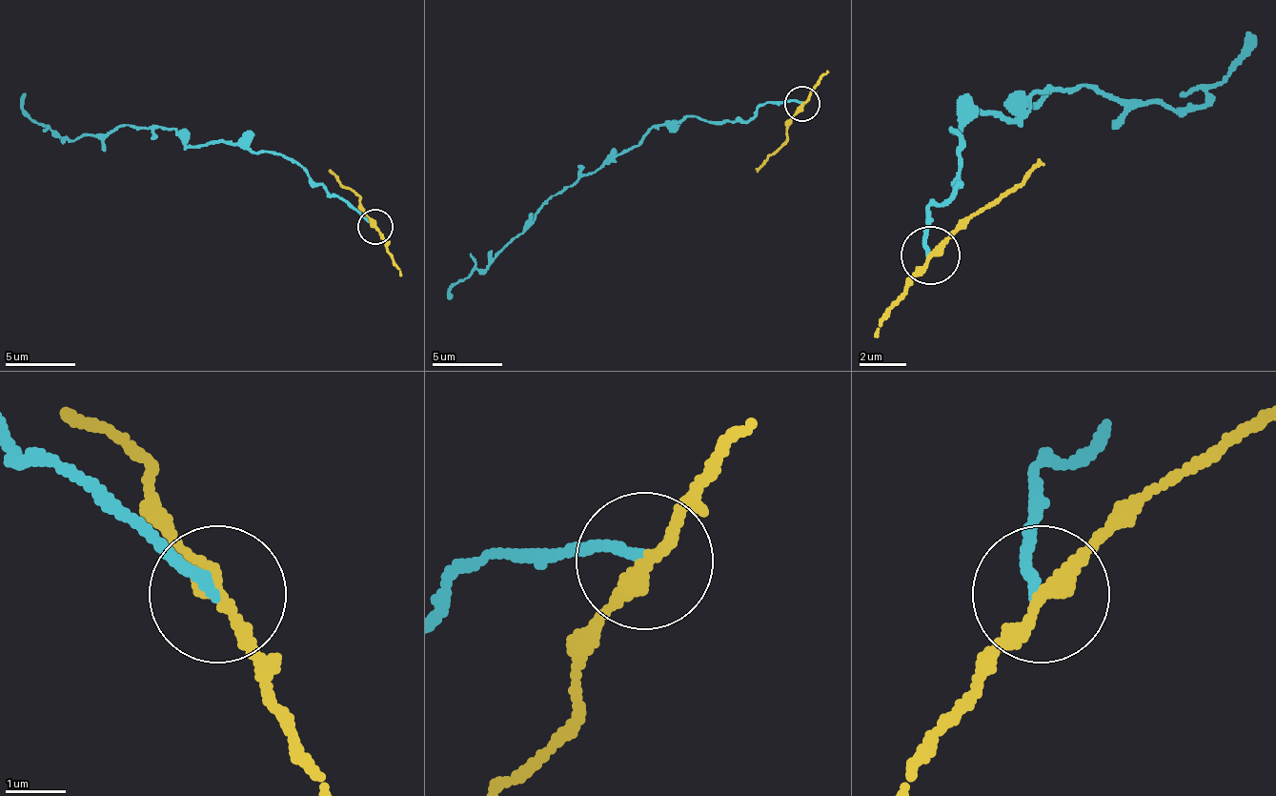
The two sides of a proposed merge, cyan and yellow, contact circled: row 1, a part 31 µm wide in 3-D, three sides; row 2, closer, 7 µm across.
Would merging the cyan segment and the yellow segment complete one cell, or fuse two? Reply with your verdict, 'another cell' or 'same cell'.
another cell

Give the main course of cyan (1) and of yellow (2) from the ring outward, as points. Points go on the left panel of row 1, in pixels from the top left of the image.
1: (376, 228), (278, 153), (225, 143), (193, 147), (172, 129), (131, 126), (64, 139), (21, 108), (25, 94)
2: (376, 228), (355, 195), (331, 168)

